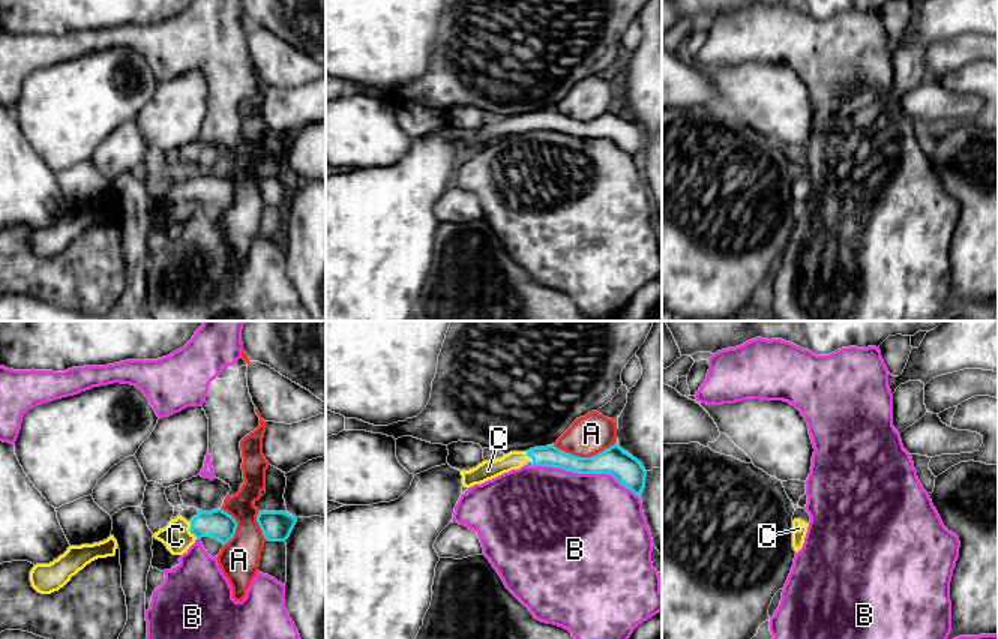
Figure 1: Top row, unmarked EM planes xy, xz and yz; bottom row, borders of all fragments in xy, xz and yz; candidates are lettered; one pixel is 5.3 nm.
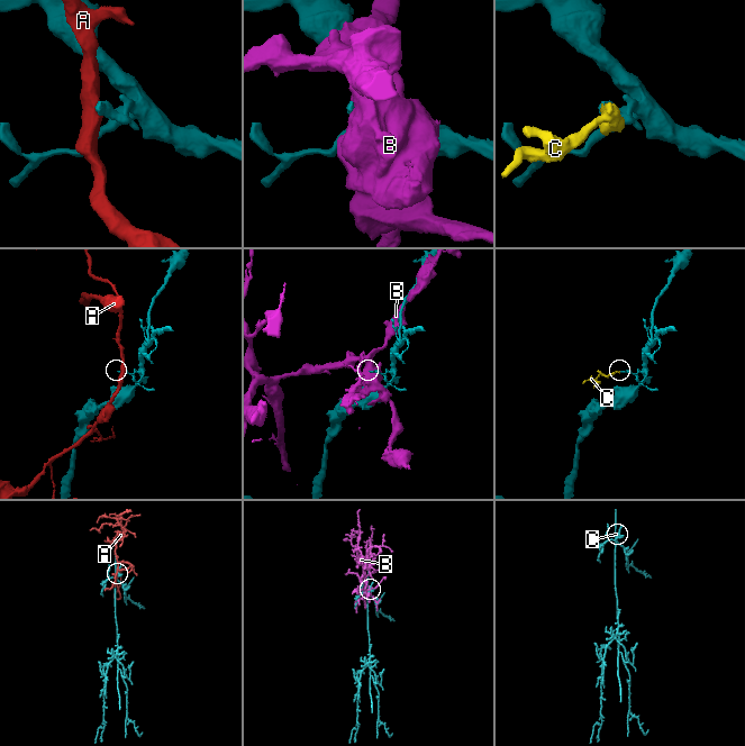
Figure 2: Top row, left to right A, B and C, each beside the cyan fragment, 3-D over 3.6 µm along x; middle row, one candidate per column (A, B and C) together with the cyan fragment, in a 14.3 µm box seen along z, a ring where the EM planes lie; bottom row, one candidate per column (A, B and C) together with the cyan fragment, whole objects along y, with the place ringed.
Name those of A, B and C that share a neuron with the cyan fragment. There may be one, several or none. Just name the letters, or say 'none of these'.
C

